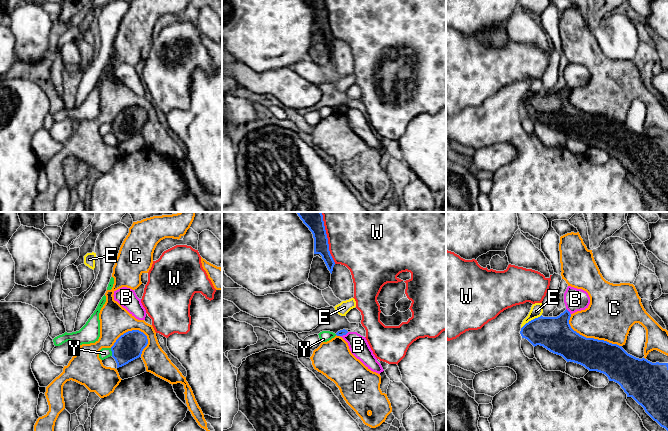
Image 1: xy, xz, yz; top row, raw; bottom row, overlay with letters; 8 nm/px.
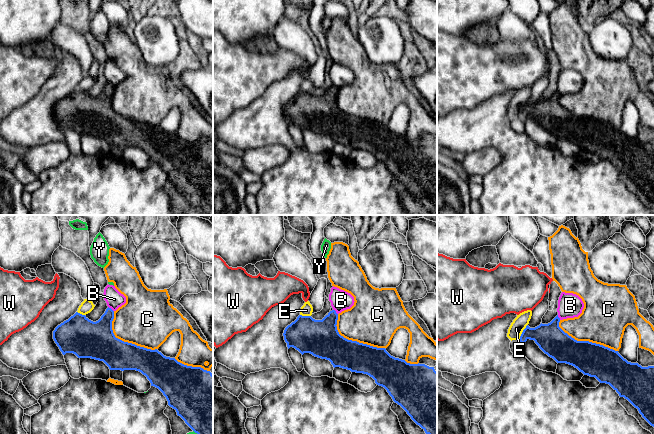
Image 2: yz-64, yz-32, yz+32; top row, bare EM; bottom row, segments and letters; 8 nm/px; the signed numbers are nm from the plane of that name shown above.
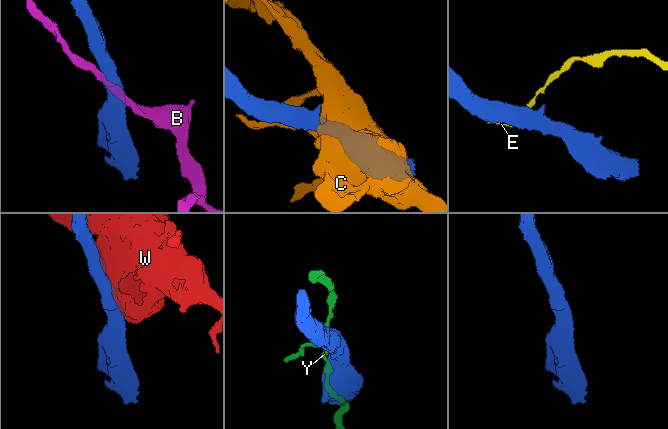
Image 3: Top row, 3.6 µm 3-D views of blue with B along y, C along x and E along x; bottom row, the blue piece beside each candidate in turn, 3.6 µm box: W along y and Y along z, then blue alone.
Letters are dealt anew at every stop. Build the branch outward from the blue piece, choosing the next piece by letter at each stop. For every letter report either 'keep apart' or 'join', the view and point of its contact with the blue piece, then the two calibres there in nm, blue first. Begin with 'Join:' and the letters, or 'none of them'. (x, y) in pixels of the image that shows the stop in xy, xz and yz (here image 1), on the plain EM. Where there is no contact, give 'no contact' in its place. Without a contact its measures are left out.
Join: none of them
B: keep apart; contact yz (568, 87); calibres 280 and 180 nm
C: keep apart; contact yz (590, 114); calibres 260 and 380 nm
E: keep apart; contact yz (531, 96); calibres 280 and 100 nm
W: keep apart; contact xz (328, 20); calibres 120 and 380 nm
Y: keep apart; contact xy (112, 128); calibres 220 and 90 nm

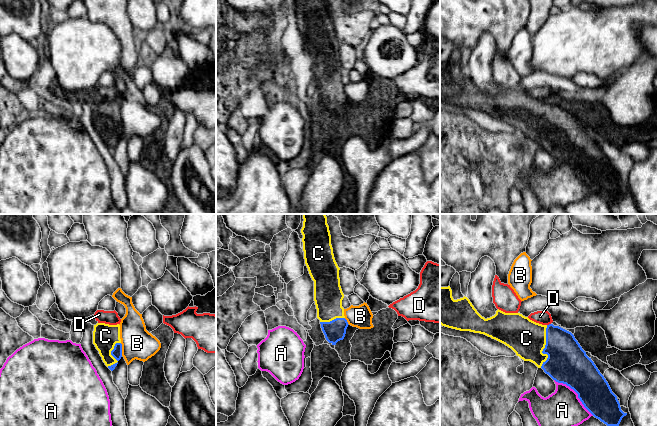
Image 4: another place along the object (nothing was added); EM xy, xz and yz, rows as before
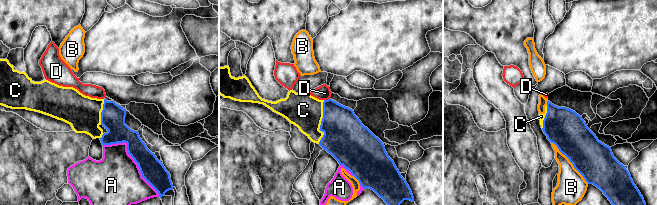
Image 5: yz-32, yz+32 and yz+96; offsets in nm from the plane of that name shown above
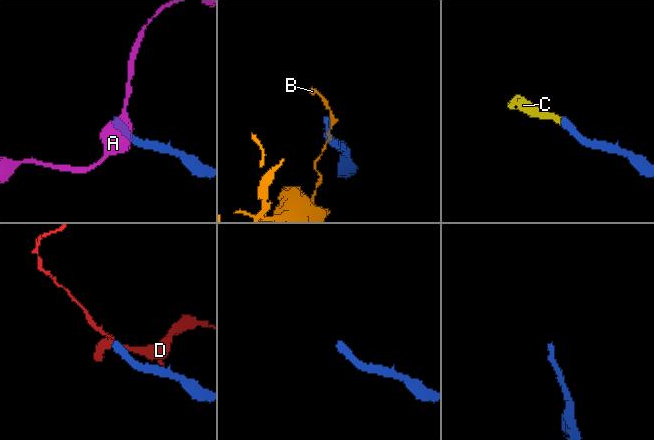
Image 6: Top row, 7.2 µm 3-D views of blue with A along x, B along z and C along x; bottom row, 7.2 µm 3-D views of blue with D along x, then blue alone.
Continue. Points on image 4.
Join: C
A: keep apart; contact yz (576, 168); calibres 320 and 320 nm
B: keep apart; contact xy (121, 125); calibres 80 and 260 nm
C: join; contact yz (545, 123); calibres 320 and 300 nm
D: keep apart; contact yz (549, 100); calibres 260 and 110 nm

